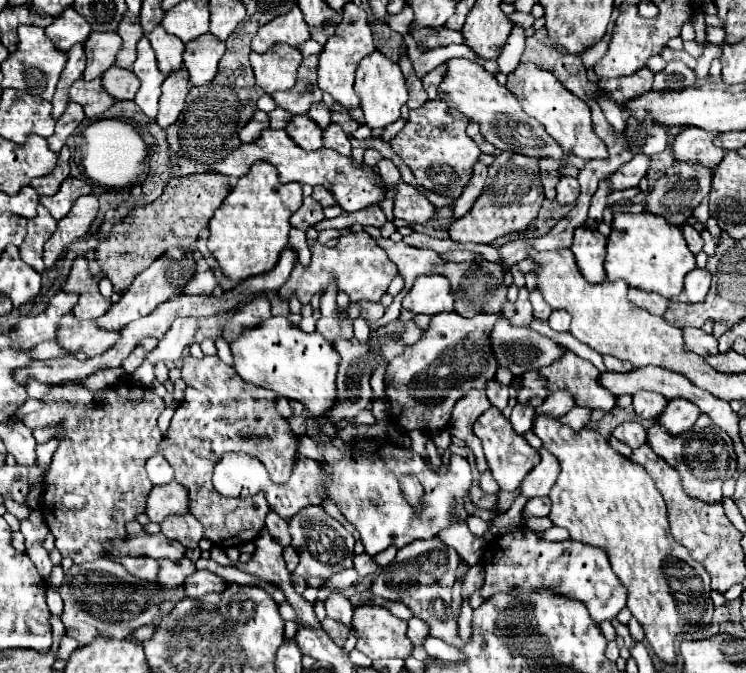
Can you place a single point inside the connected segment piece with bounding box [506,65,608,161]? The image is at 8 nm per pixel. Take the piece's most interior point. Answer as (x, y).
(566, 118)

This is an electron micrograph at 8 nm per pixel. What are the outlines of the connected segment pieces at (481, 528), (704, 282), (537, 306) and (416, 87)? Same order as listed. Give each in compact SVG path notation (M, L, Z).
M468 517L468 519L466 519L466 525L468 525L468 529L470 529L474 535L478 535L478 537L482 537L482 535L488 531L488 523L482 521L482 519L478 519L478 517Z
M694 269L686 275L684 281L684 293L690 303L700 303L706 299L706 293L710 291L710 273L706 269Z
M536 289L530 293L530 303L532 303L532 307L534 307L534 317L540 319L540 321L548 321L552 309L550 309L550 305L542 299L542 295L540 295Z
M406 57L400 59L400 69L402 69L404 77L406 77L406 87L408 87L408 93L410 93L408 109L420 109L428 99L428 95L426 95L426 91L422 87L422 81L416 77L416 73L412 69L412 63Z

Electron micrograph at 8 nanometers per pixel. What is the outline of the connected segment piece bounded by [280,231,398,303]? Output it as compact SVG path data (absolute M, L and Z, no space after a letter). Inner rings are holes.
M364 231L342 235L336 247L314 243L310 249L312 249L310 267L302 267L300 263L296 263L290 279L280 289L280 297L288 299L292 293L296 293L300 303L310 303L312 295L318 291L326 291L330 277L336 277L338 289L344 291L350 297L350 301L380 301L390 281L398 275L398 269L388 259L386 251L382 251L382 247L378 247L378 243Z

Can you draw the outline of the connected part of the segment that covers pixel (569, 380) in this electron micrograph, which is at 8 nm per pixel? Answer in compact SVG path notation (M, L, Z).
M566 351L558 361L552 365L540 369L542 377L546 377L546 383L550 385L550 393L558 389L568 389L574 397L576 407L588 407L588 409L602 409L604 413L610 413L614 409L614 397L612 393L606 393L602 385L598 385L598 369L586 361L580 359L576 353Z

